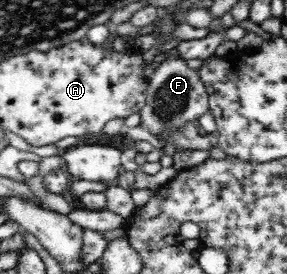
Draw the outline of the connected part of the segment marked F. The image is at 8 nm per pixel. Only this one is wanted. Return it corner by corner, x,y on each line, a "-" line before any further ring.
173,53
165,54
166,60
157,64
148,78
145,106
140,110
142,121
140,126
157,137
165,130
175,130
189,120
198,120
209,110
209,95
205,83
200,79
198,69
187,65
181,57
173,57

